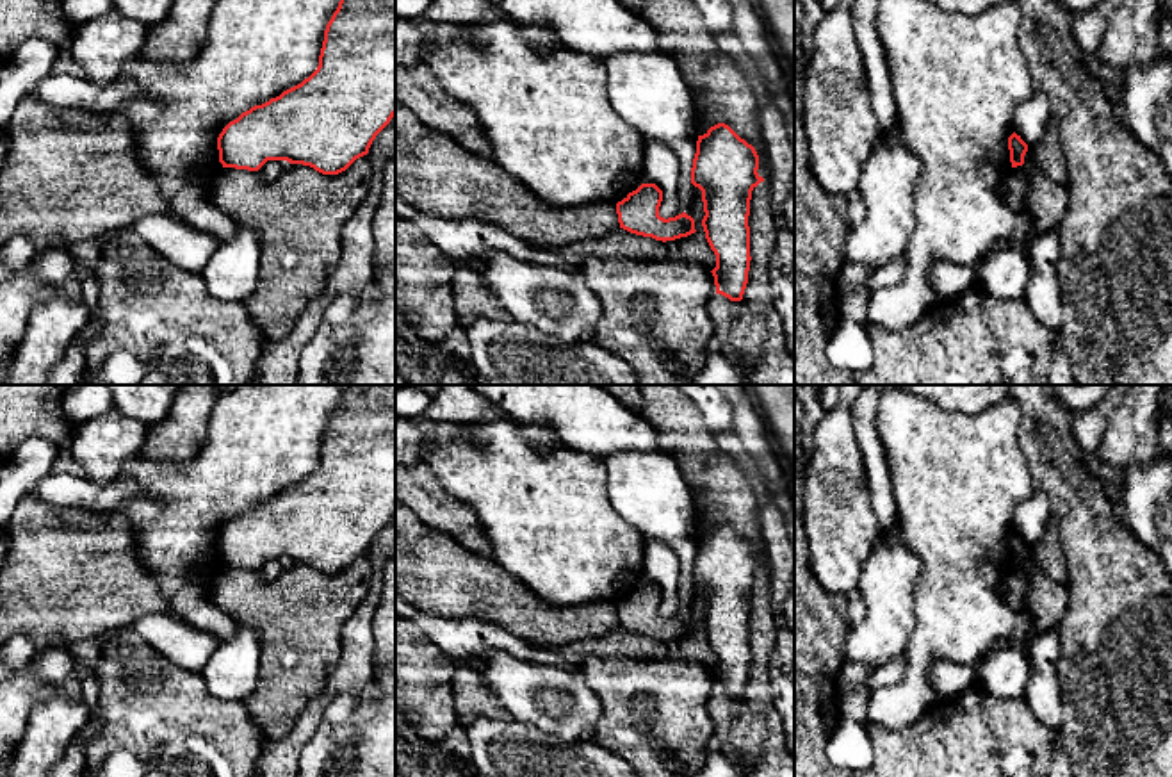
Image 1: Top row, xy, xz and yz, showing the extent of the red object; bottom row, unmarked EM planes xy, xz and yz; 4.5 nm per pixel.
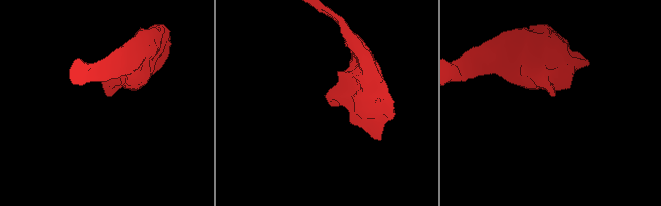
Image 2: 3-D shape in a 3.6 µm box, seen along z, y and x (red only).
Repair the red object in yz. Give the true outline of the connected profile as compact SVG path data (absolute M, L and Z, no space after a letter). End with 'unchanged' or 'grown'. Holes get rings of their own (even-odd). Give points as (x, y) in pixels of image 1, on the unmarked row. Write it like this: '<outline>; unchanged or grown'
M1015 531L1008 536L1008 549L1010 549L1012 567L1022 565L1028 544Z; unchanged

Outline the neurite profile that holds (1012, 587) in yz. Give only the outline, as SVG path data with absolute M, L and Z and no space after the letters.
M1013 568L1001 579L997 590L1008 608L1013 611L1021 611L1024 608L1028 585Z

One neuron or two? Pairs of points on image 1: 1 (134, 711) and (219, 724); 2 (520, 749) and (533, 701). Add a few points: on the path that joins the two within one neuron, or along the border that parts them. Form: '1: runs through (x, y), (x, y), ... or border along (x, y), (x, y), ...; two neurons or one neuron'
1: runs through (155, 711), (173, 711), (187, 724), (198, 724); one neuron
2: border along (512, 717), (567, 740); two neurons

